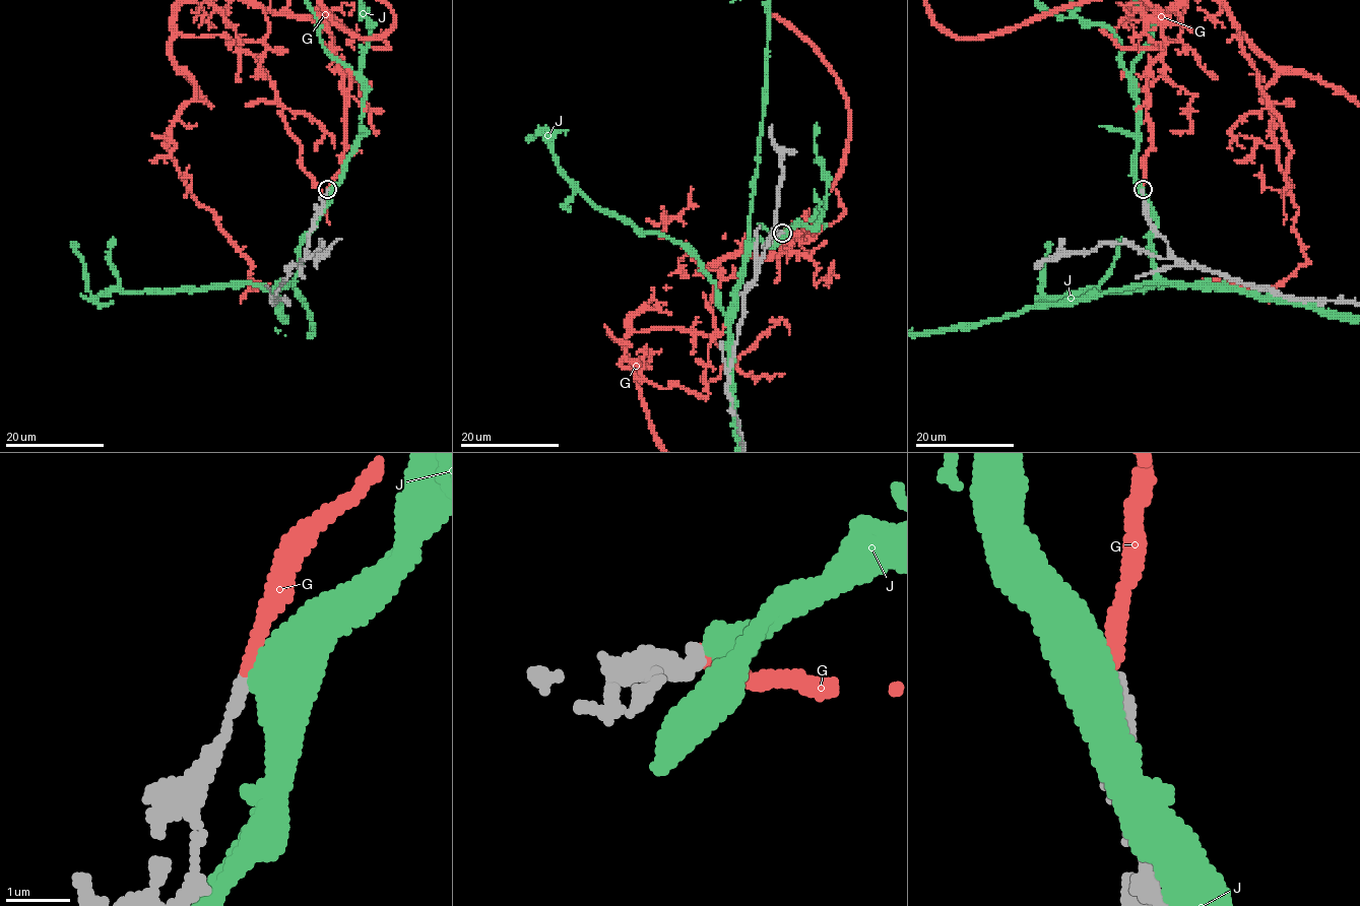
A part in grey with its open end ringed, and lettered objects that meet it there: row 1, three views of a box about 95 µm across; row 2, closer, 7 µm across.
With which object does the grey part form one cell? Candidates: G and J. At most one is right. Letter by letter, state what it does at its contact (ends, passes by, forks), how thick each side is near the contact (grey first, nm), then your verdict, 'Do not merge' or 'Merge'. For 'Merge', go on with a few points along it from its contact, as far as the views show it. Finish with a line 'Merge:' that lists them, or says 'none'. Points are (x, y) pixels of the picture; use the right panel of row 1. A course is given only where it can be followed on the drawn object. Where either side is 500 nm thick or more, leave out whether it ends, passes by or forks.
G: It ends there. Thickness 190 nm (grey) against 240 nm. Merge
J: It passes by. Thickness 200 nm (grey) against 480 nm. Do not merge
Merge: G

